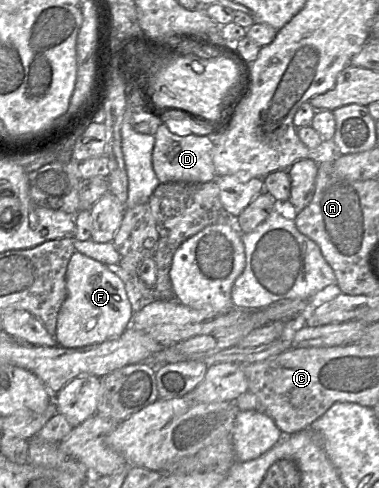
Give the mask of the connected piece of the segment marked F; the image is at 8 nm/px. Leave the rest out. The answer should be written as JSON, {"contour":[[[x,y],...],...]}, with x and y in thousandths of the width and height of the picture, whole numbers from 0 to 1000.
{"contour":[[[198,514],[174,557],[174,611],[156,635],[148,697],[172,713],[264,705],[319,686],[343,666],[351,633],[330,584],[285,545]]]}

